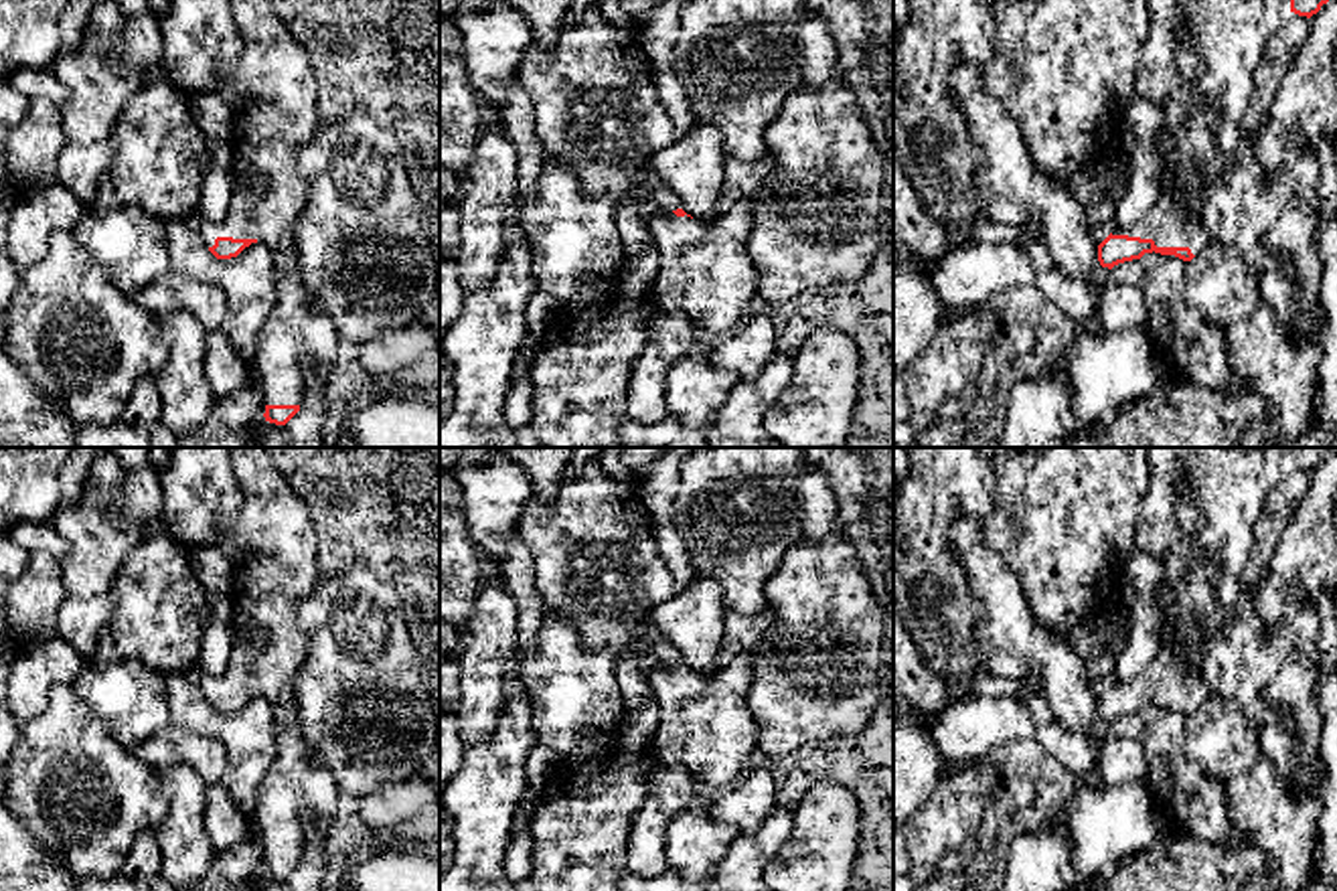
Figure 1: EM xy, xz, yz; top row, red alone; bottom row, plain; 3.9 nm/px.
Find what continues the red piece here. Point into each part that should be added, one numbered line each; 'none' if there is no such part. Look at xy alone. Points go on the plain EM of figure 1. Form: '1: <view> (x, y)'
1: xy (270, 541)

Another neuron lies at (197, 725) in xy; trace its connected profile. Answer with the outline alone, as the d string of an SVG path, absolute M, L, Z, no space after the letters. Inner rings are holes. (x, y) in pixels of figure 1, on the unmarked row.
M180 672L166 674L170 723L207 737L215 737L227 753L221 778L241 812L253 816L257 786L269 770L278 745L271 703L257 695L237 711L217 713L201 688Z

